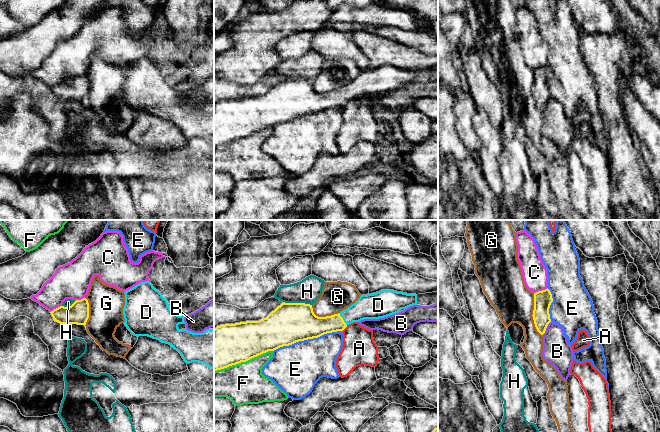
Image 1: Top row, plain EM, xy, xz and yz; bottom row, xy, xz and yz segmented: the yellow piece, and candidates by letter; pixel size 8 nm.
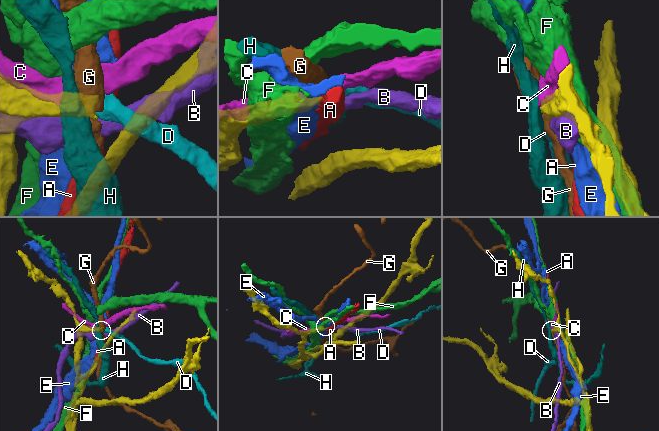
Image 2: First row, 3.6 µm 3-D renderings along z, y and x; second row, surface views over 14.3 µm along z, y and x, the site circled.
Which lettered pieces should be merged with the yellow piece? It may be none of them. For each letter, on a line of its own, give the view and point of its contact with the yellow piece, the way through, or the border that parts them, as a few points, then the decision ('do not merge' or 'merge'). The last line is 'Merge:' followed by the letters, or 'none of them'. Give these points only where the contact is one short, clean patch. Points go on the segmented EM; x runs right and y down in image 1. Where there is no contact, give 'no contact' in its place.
A: contact xz (344, 328); border xz (347, 325), (342, 330); do not merge
B: contact yz (546, 327); do not merge
C: contact yz (540, 291); do not merge
D: contact xz (342, 319); way xz (312, 326), (331, 324), (342, 319), (370, 306); merge
E: contact xz (305, 339); do not merge
F: contact xz (243, 361); do not merge
G: contact yz (533, 314); border yz (533, 293), (532, 319), (535, 328), (542, 335); do not merge
H: contact xz (298, 303); border xz (284, 301), (304, 302), (311, 305); do not merge
Merge: D

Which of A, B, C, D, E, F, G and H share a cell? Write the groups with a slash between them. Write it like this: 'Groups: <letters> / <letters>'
Groups: A / B / C / D / E / F / G / H

